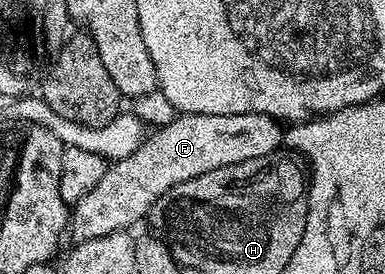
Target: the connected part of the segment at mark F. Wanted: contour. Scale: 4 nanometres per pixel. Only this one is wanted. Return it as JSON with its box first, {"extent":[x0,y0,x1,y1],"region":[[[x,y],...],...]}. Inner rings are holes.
{"extent":[67,114,283,241],"region":[[[177,114],[174,117],[158,132],[152,131],[135,154],[112,161],[103,178],[72,205],[67,232],[74,236],[74,241],[103,238],[103,234],[132,229],[132,224],[140,220],[142,223],[154,202],[167,194],[167,190],[179,186],[179,182],[199,178],[207,170],[247,162],[247,158],[263,158],[263,154],[276,152],[283,144],[282,121],[267,114]]]}

